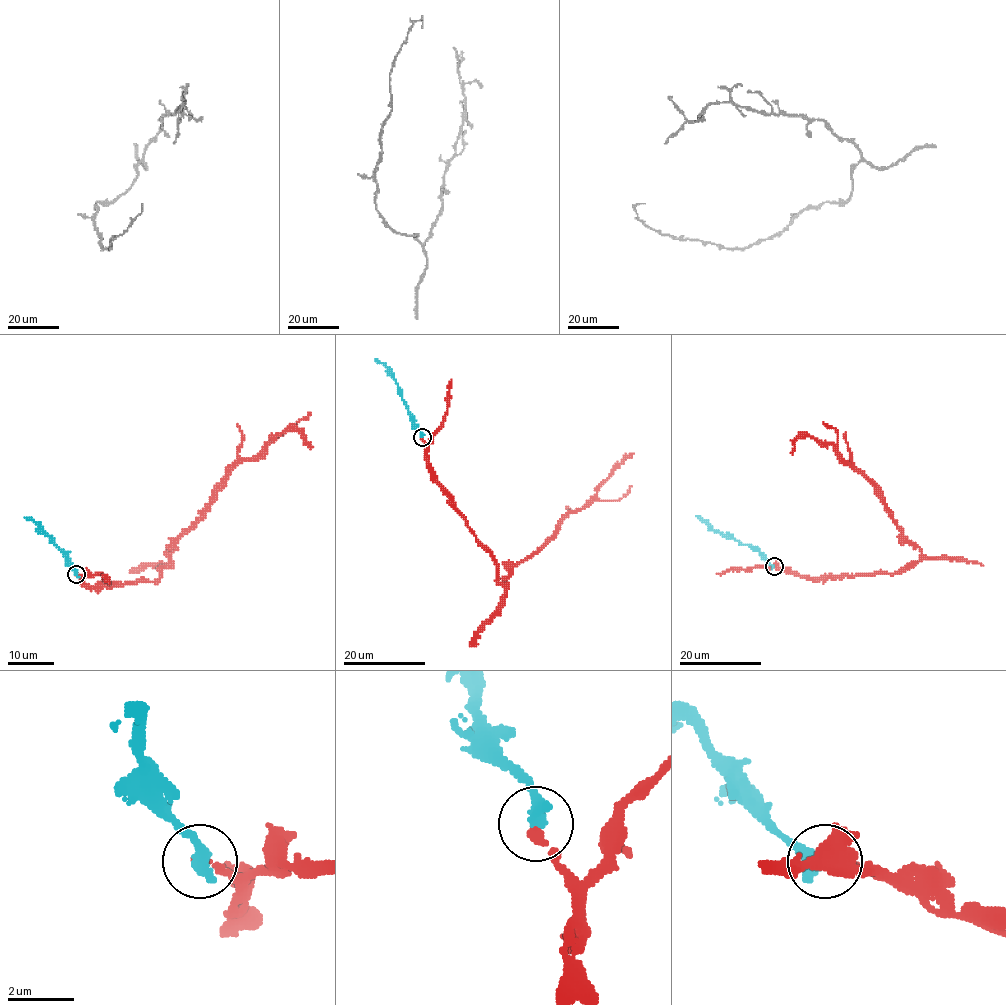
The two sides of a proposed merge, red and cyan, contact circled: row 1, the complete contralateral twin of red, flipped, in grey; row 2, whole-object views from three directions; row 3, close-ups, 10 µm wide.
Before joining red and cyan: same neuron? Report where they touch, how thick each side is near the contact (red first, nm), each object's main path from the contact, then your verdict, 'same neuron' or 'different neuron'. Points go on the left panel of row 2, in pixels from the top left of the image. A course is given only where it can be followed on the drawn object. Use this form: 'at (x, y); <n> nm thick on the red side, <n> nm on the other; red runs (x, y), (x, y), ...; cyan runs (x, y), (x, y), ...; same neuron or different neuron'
at (76, 574); 240 nm thick on the red side, 440 nm on the other; red runs (76, 574), (87, 587), (155, 582), (167, 552), (239, 461), (288, 429), (311, 448); cyan runs (76, 574), (67, 555), (59, 550), (34, 520), (24, 517); same neuron

